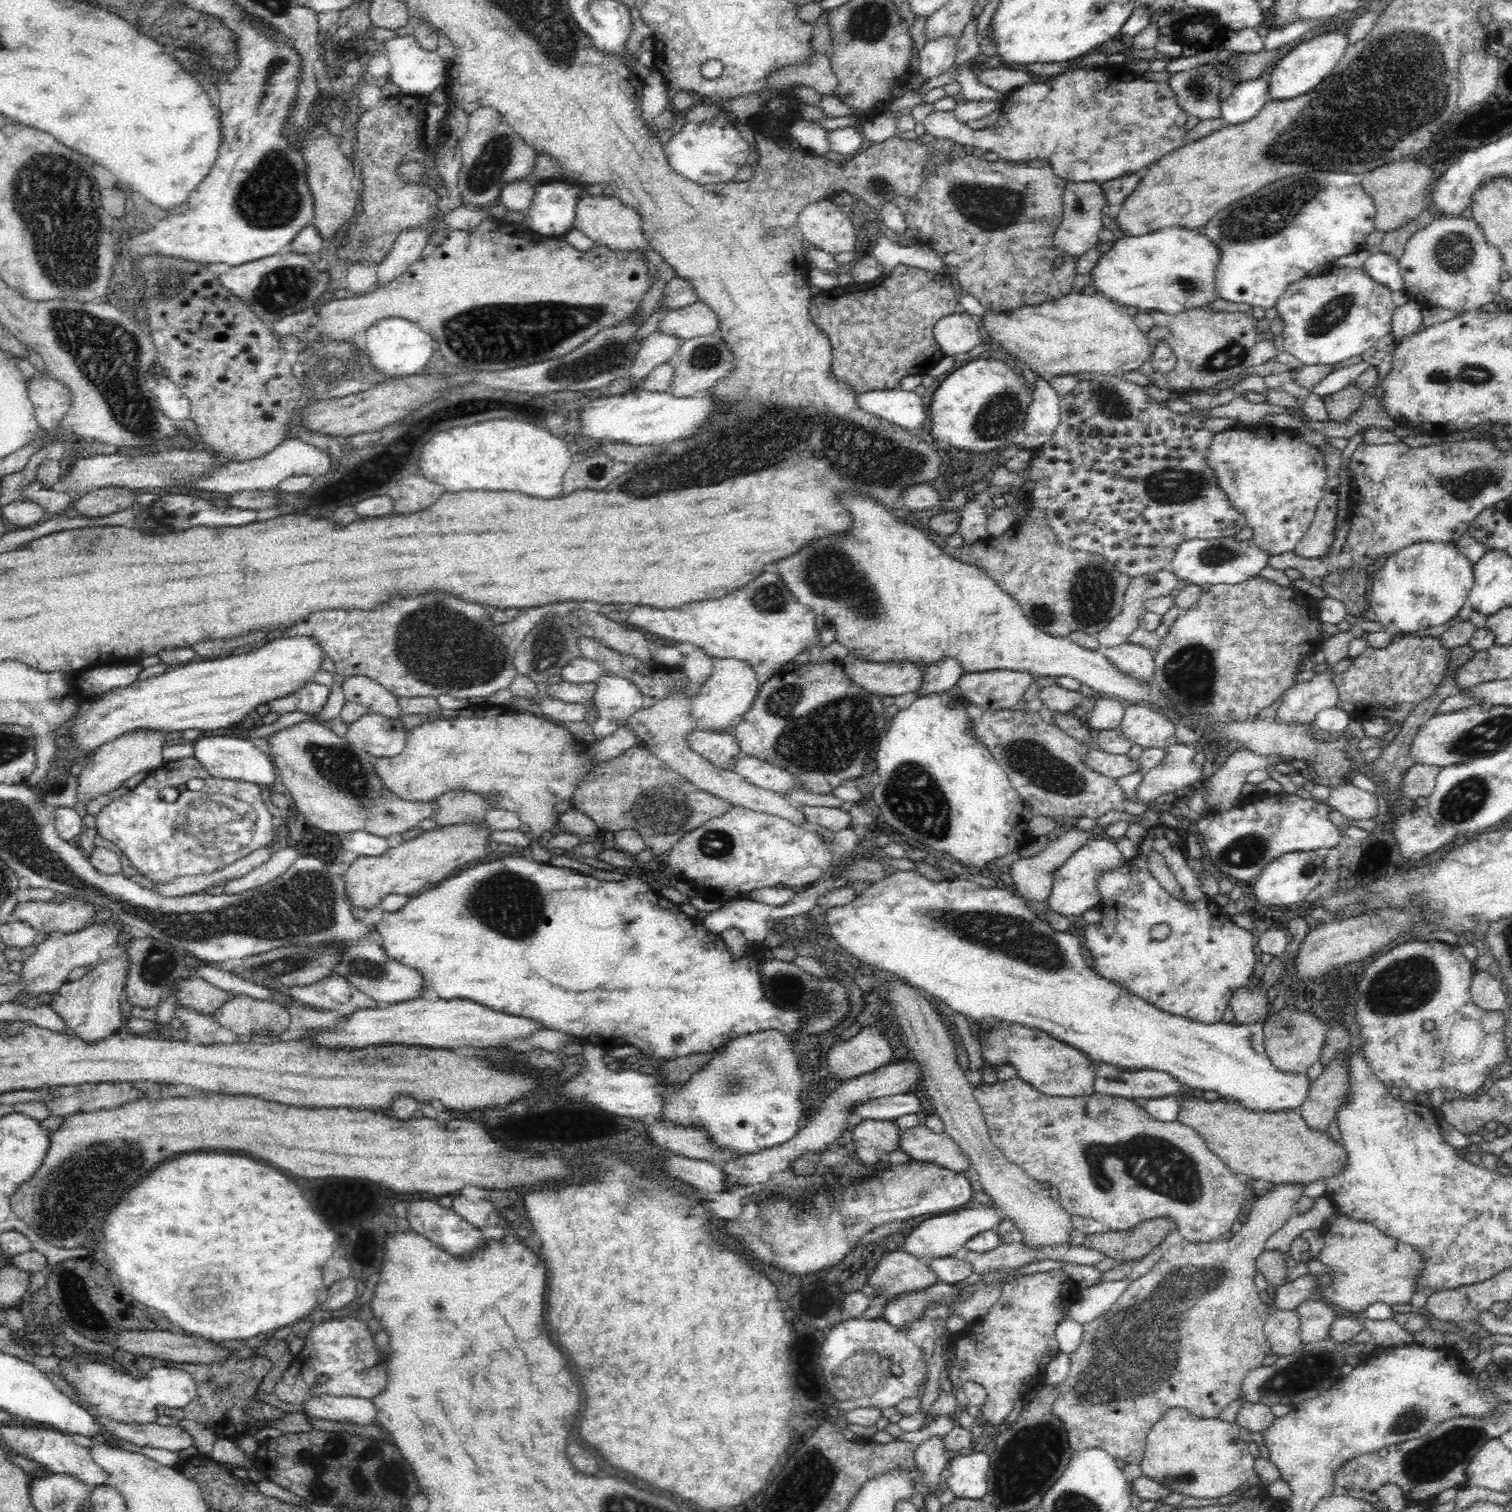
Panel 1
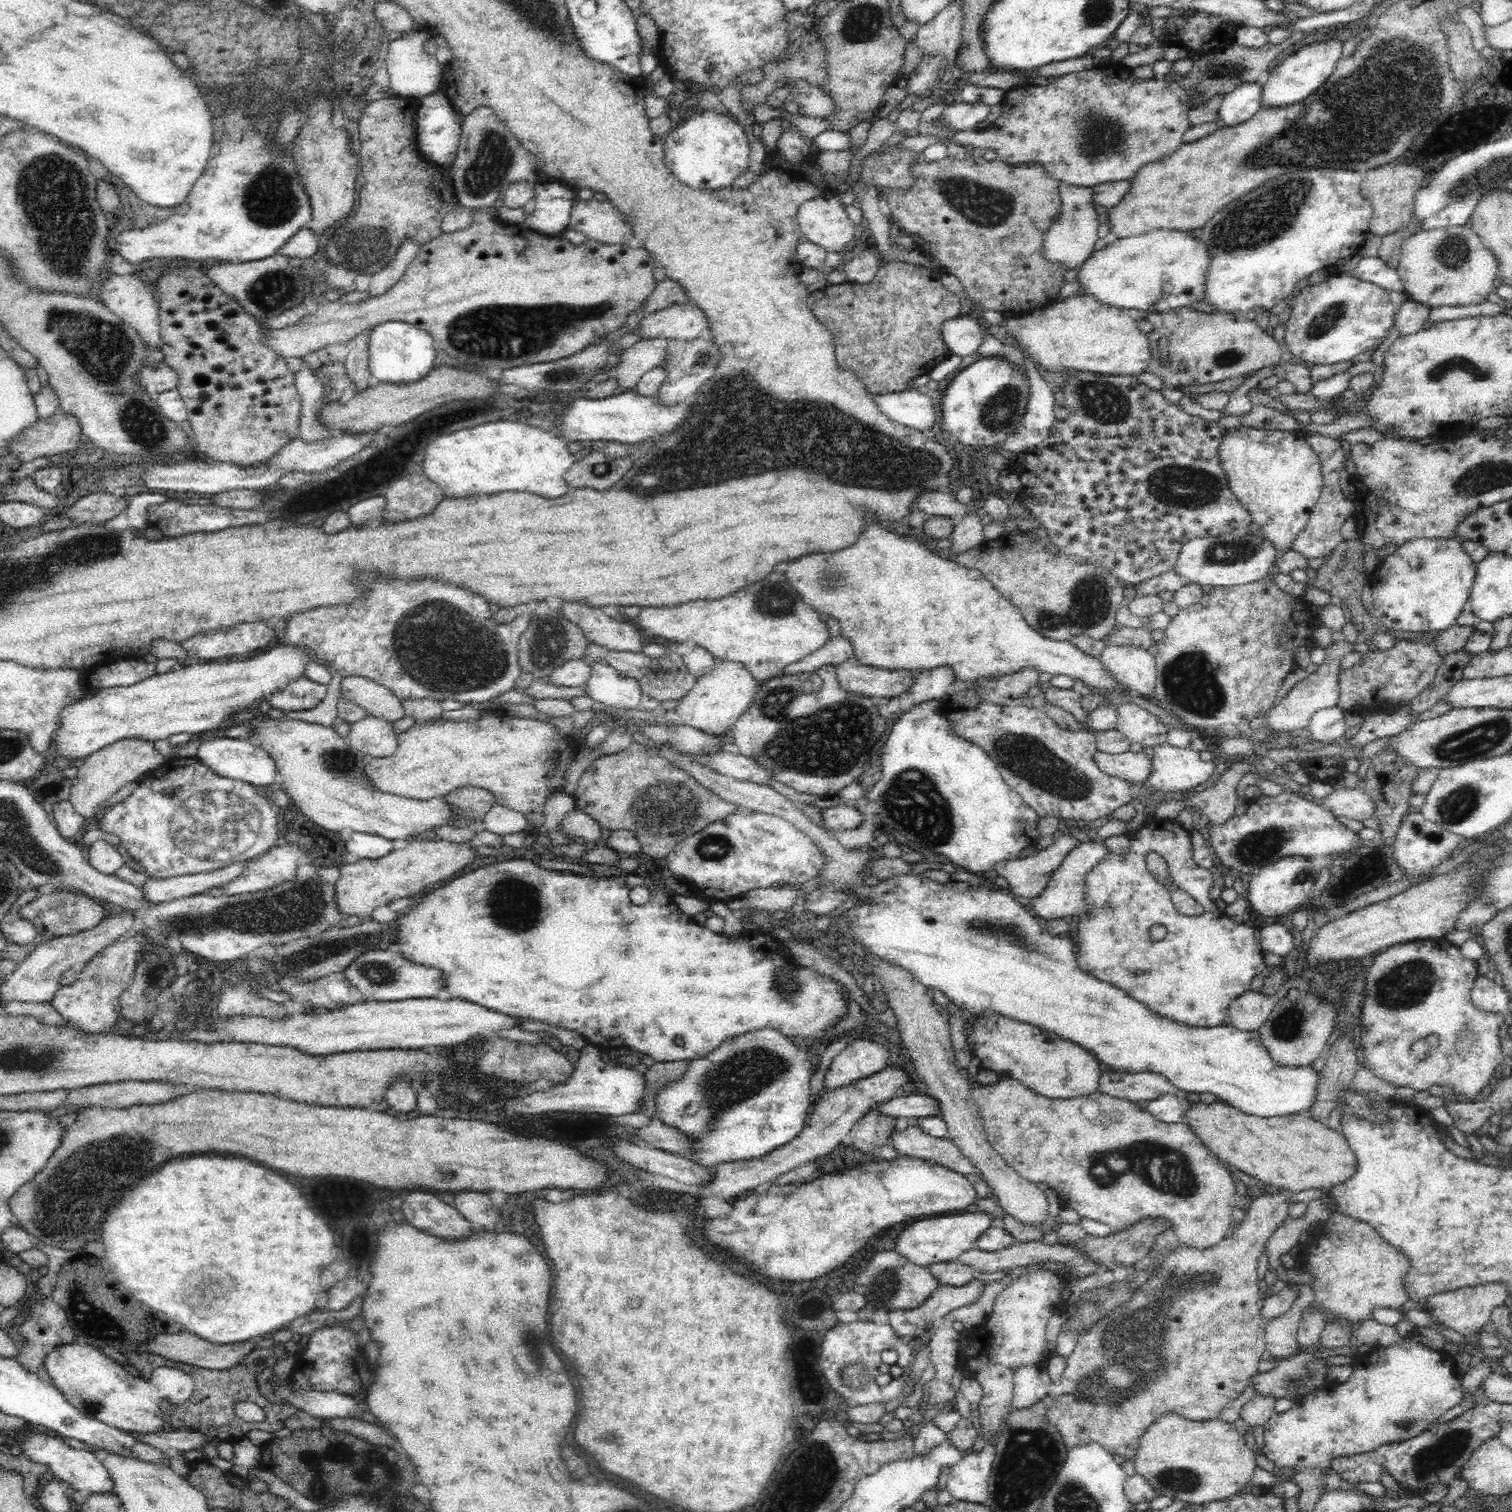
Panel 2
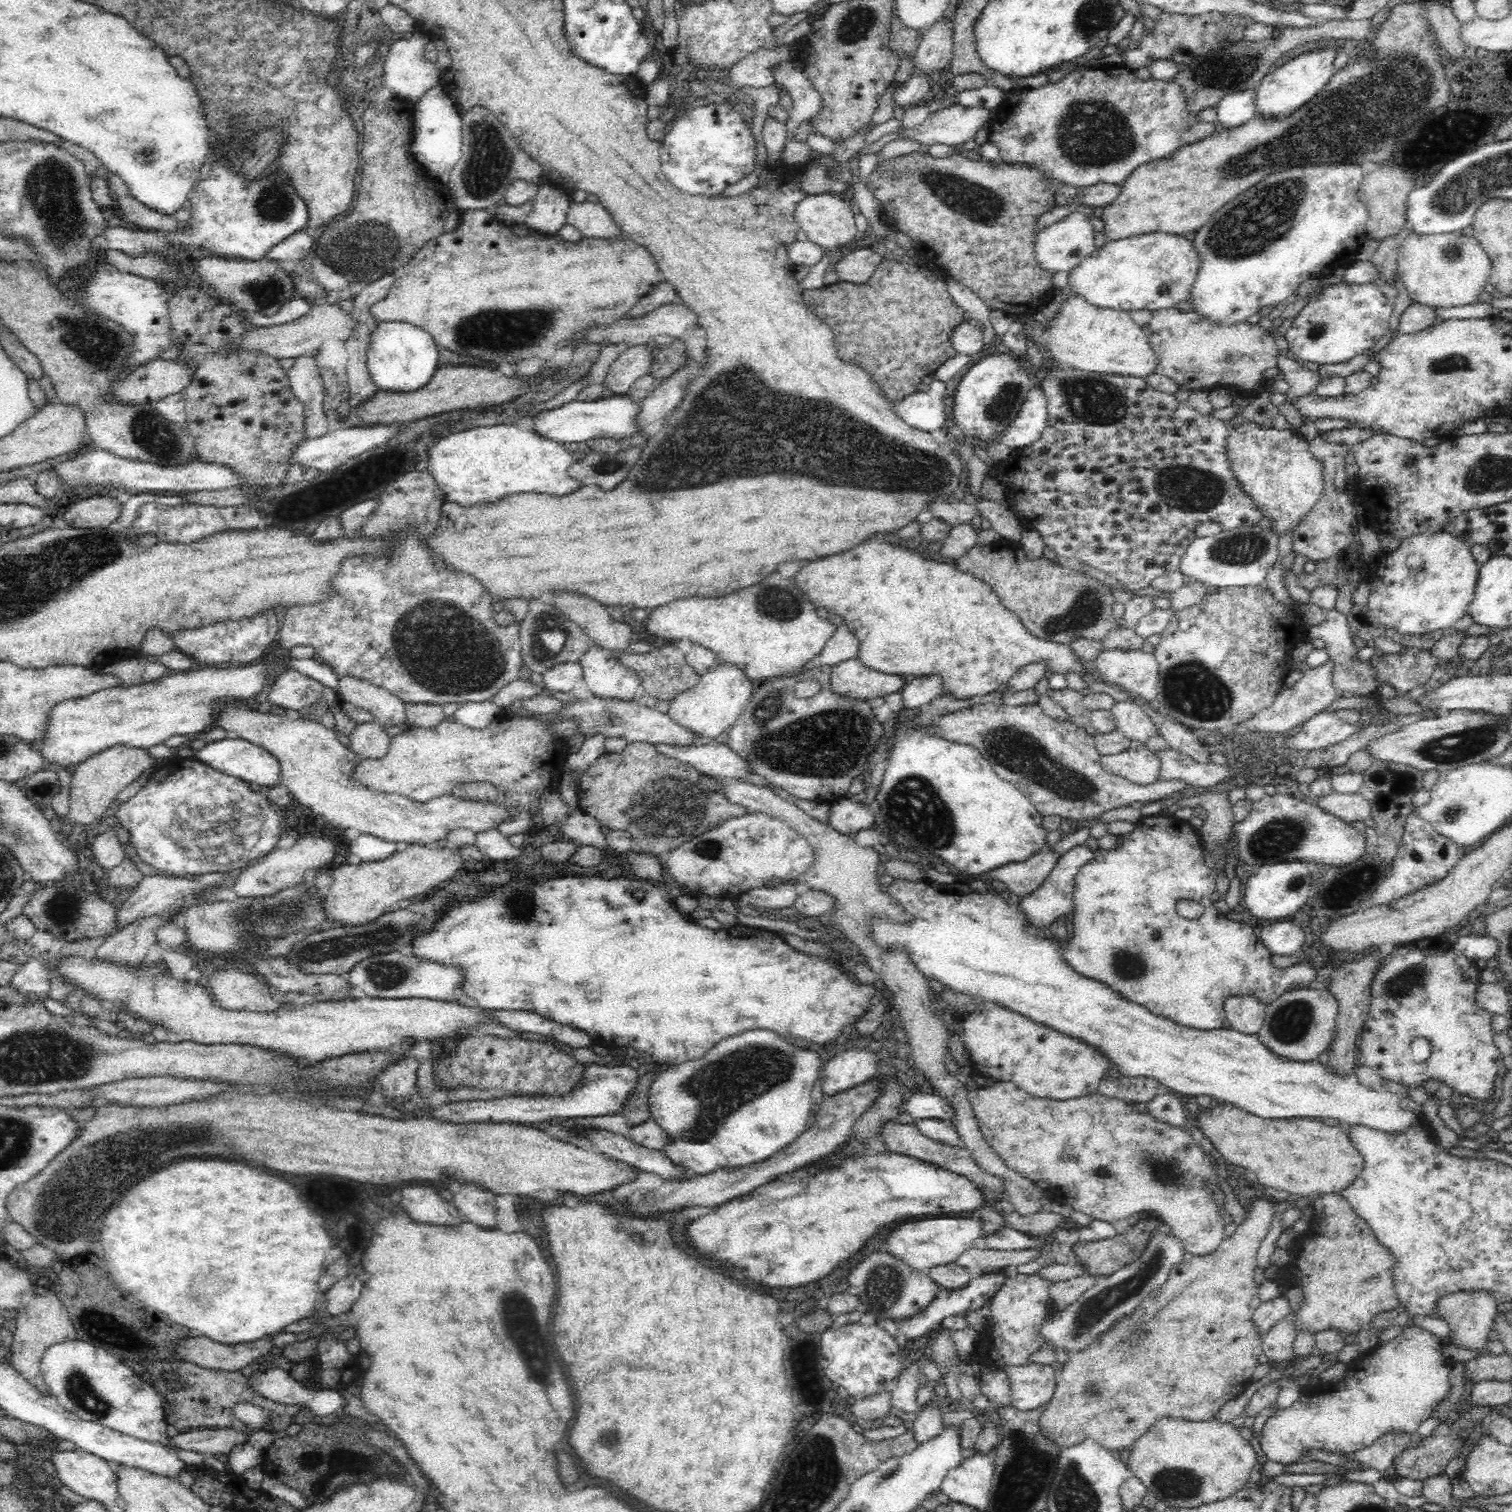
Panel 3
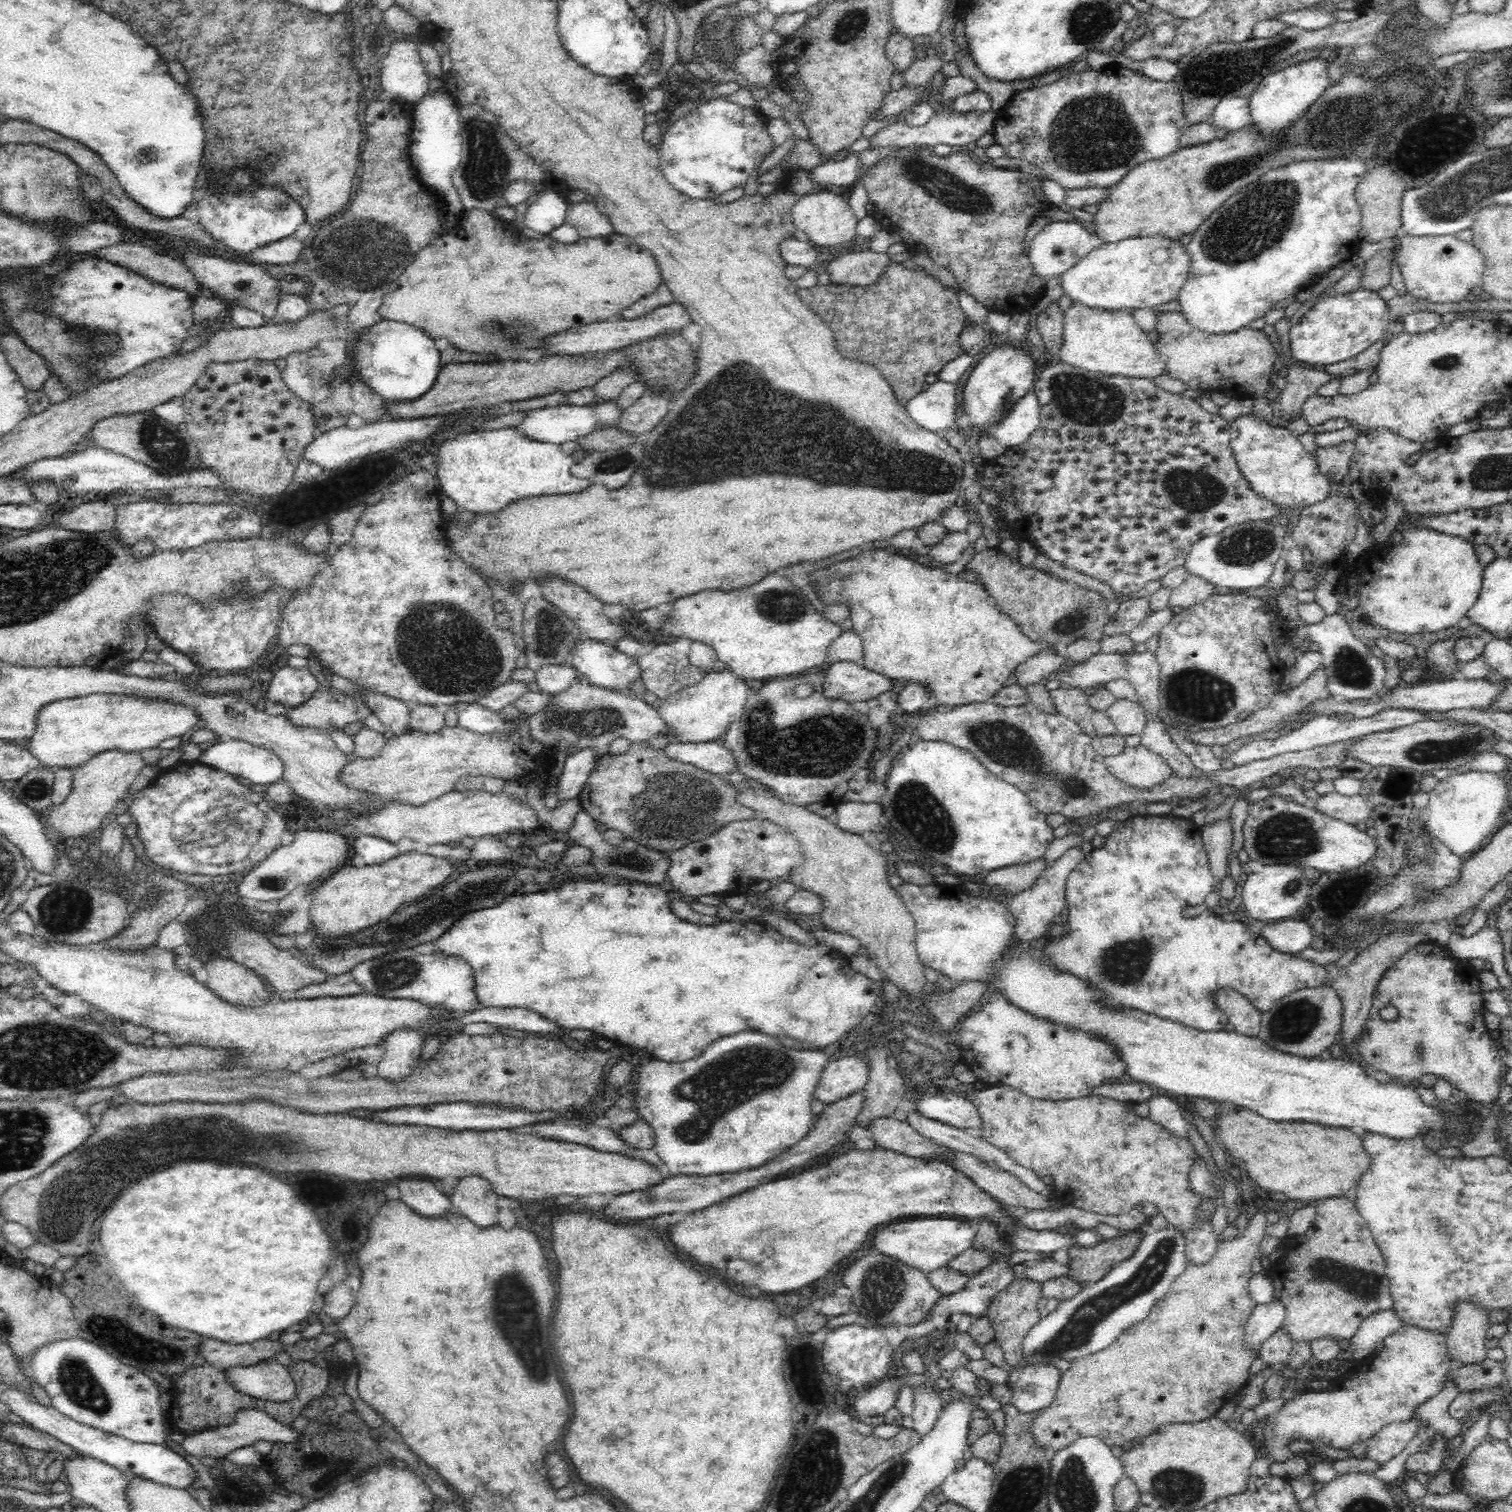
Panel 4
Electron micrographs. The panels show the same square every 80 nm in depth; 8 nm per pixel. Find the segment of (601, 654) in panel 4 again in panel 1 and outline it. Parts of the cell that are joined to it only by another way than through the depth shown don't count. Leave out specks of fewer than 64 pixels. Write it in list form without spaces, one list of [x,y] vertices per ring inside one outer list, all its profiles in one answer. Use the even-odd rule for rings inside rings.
[[[602,669],[596,678],[596,692],[592,699],[596,716],[592,716],[594,740],[602,740],[628,721],[630,715],[643,708],[644,697],[639,687],[629,680],[615,676],[610,670]]]

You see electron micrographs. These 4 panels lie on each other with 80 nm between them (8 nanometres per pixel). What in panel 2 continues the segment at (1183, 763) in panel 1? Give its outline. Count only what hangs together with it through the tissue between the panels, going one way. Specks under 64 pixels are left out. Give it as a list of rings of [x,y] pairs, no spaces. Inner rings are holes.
[[[1168,743],[1154,746],[1154,761],[1150,778],[1142,784],[1154,787],[1157,797],[1163,794],[1194,789],[1214,778],[1216,766],[1202,762],[1198,752],[1177,748]]]

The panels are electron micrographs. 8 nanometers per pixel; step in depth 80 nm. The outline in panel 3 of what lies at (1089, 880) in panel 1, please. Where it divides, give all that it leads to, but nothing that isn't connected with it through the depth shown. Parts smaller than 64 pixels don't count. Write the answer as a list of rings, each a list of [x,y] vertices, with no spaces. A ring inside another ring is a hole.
[[[1084,844],[1072,847],[1063,855],[1060,855],[1054,868],[1045,876],[1042,884],[1033,890],[1034,892],[1020,897],[1015,908],[1017,908],[1019,914],[1023,916],[1023,926],[1025,926],[1025,930],[1030,931],[1030,934],[1036,934],[1035,931],[1052,924],[1058,919],[1063,919],[1064,915],[1071,912],[1073,909],[1073,904],[1071,904],[1071,888],[1073,887],[1075,872],[1078,872],[1078,869],[1083,864],[1086,864],[1093,857],[1094,853],[1095,851],[1092,851],[1092,849]]]

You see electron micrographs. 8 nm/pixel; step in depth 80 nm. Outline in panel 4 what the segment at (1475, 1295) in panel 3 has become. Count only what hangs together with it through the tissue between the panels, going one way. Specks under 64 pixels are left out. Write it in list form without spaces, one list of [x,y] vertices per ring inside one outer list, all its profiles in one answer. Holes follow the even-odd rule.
[[[1468,1303],[1458,1304],[1456,1312],[1456,1318],[1454,1318],[1454,1324],[1446,1334],[1447,1350],[1446,1356],[1448,1362],[1452,1367],[1455,1366],[1478,1366],[1487,1359],[1487,1348],[1485,1347],[1486,1330],[1490,1327],[1490,1321],[1488,1321],[1490,1313],[1483,1312]]]

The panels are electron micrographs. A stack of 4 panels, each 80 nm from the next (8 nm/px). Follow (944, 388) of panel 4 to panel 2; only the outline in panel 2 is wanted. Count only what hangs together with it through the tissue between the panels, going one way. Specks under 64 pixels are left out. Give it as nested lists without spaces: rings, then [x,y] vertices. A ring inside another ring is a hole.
[[[930,379],[924,390],[908,389],[900,394],[878,394],[874,399],[885,416],[911,429],[928,432],[938,422],[939,412],[925,390],[936,388],[938,381]]]

